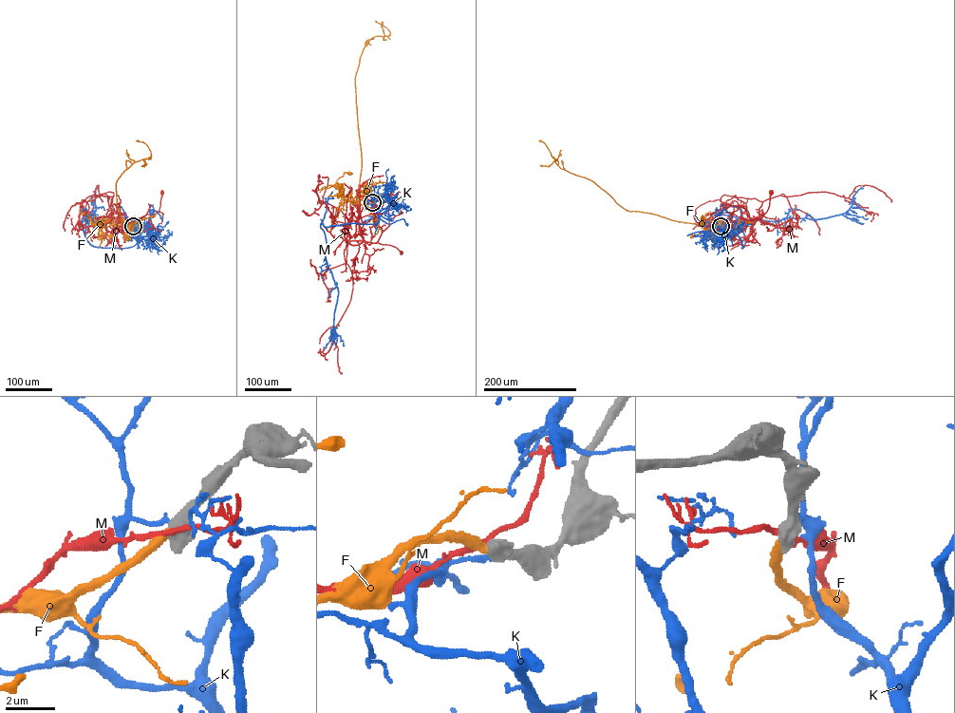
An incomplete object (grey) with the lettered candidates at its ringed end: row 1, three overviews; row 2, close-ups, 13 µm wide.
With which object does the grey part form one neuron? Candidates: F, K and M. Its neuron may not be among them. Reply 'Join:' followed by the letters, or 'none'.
Join: F

